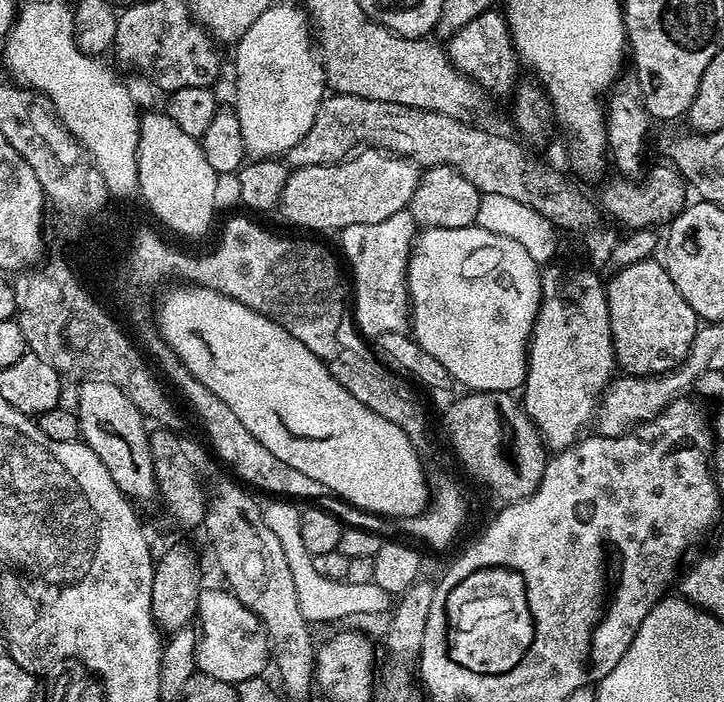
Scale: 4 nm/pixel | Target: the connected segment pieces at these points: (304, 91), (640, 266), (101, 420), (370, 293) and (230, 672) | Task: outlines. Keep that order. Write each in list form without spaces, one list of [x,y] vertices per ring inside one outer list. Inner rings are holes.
[[[273,2],[234,45],[236,105],[244,151],[252,158],[287,154],[314,126],[318,106],[326,95],[323,63],[314,51],[310,20],[292,4]]]
[[[653,258],[650,260],[643,260],[642,262],[634,262],[634,266],[621,268],[613,276],[616,277],[614,277],[612,281],[610,279],[607,281],[606,291],[608,294],[608,309],[610,310],[613,344],[617,352],[617,363],[619,364],[619,367],[623,369],[625,373],[634,376],[660,376],[663,372],[674,371],[674,369],[688,357],[688,351],[696,337],[696,329],[698,327],[696,312],[688,305],[686,298],[682,298],[682,294],[678,294],[678,286],[674,286],[674,282],[670,278],[668,269],[664,267],[659,259]]]
[[[96,378],[85,379],[80,388],[80,436],[94,454],[110,470],[110,478],[121,492],[133,501],[148,500],[157,495],[156,471],[152,461],[152,441],[146,417],[130,398],[116,385],[101,382]]]
[[[405,210],[382,218],[382,222],[346,226],[340,233],[344,247],[343,259],[352,267],[350,280],[356,283],[356,324],[374,338],[378,334],[402,332],[410,324],[408,299],[408,259],[418,235],[418,225],[412,213]]]
[[[227,590],[216,596],[216,624],[208,624],[196,637],[196,671],[210,674],[210,678],[222,678],[222,682],[233,686],[246,678],[261,675],[270,664],[270,645],[268,634],[264,631],[264,621],[259,620],[246,605]]]

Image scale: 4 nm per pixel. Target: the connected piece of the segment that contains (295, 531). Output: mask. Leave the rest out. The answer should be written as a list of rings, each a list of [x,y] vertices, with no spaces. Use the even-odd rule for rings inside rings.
[[[276,498],[272,502],[273,504],[263,505],[264,521],[266,526],[270,526],[270,531],[278,537],[278,542],[282,542],[286,562],[290,562],[290,574],[294,577],[294,591],[298,593],[298,606],[302,606],[302,614],[309,622],[313,625],[328,624],[331,620],[344,620],[347,616],[368,616],[371,612],[389,611],[389,594],[376,584],[352,586],[342,580],[322,578],[322,574],[314,570],[312,556],[306,550],[306,542],[302,538],[300,508],[284,498]]]

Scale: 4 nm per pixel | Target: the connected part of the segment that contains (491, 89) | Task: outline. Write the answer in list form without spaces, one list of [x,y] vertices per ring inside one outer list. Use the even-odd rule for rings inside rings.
[[[489,10],[470,19],[466,26],[458,29],[446,41],[446,51],[452,65],[489,94],[497,92],[498,95],[507,97],[518,83],[516,47],[512,44],[508,21],[499,11]]]

